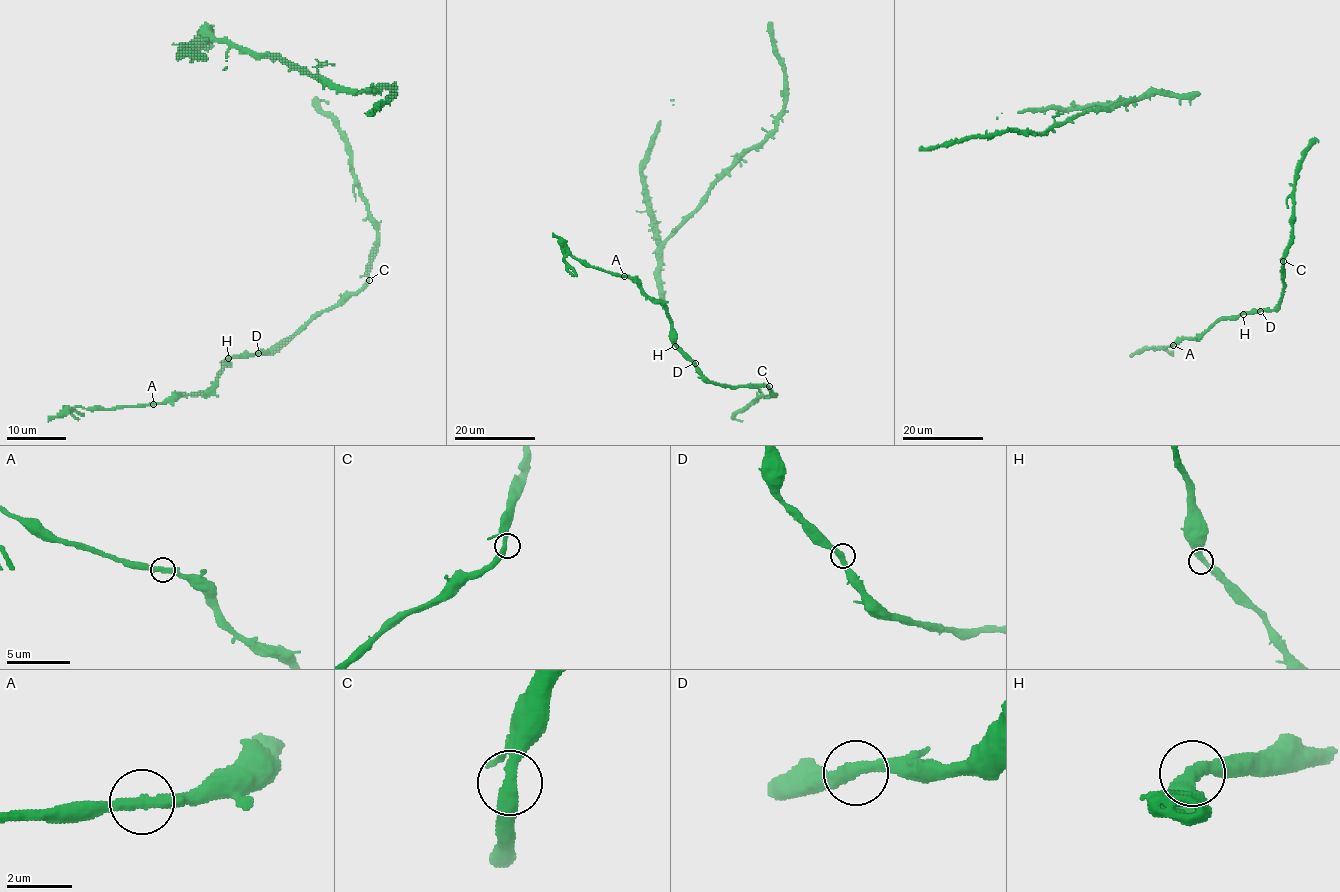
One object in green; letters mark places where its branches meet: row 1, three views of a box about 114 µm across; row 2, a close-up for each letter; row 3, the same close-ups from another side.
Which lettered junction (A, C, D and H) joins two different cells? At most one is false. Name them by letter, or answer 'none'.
A

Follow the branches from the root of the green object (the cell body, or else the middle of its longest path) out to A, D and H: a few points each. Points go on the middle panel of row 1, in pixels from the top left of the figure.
A: (734, 412), (741, 412), (758, 397), (774, 395), (766, 386), (711, 383), (676, 345), (667, 310), (624, 276)
D: (734, 412), (741, 412), (758, 397), (774, 395), (766, 386), (711, 383), (695, 363)
H: (734, 412), (741, 412), (758, 397), (774, 395), (766, 386), (711, 383), (675, 346)

